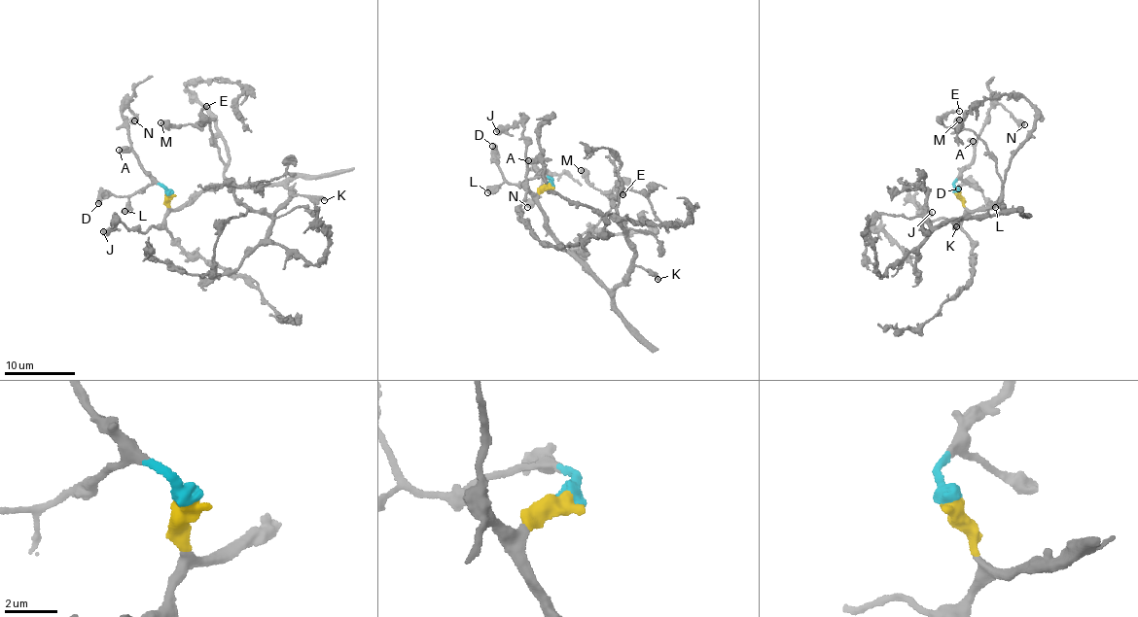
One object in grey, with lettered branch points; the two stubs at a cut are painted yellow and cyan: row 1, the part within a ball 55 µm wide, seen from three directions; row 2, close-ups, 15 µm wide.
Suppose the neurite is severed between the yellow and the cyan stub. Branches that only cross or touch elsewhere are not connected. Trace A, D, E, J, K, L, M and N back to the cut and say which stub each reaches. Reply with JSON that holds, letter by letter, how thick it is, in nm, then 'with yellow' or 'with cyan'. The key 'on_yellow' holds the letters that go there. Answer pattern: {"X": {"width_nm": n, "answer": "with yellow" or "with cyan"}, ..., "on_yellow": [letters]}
{"A": {"width_nm": 550, "answer": "with cyan"}, "D": {"width_nm": 460, "answer": "with cyan"}, "E": {"width_nm": 190, "answer": "with yellow"}, "J": {"width_nm": 550, "answer": "with yellow"}, "K": {"width_nm": 360, "answer": "with yellow"}, "L": {"width_nm": 650, "answer": "with cyan"}, "M": {"width_nm": 550, "answer": "with yellow"}, "N": {"width_nm": 700, "answer": "with cyan"}, "on_yellow": ["E", "J", "K", "M"]}

